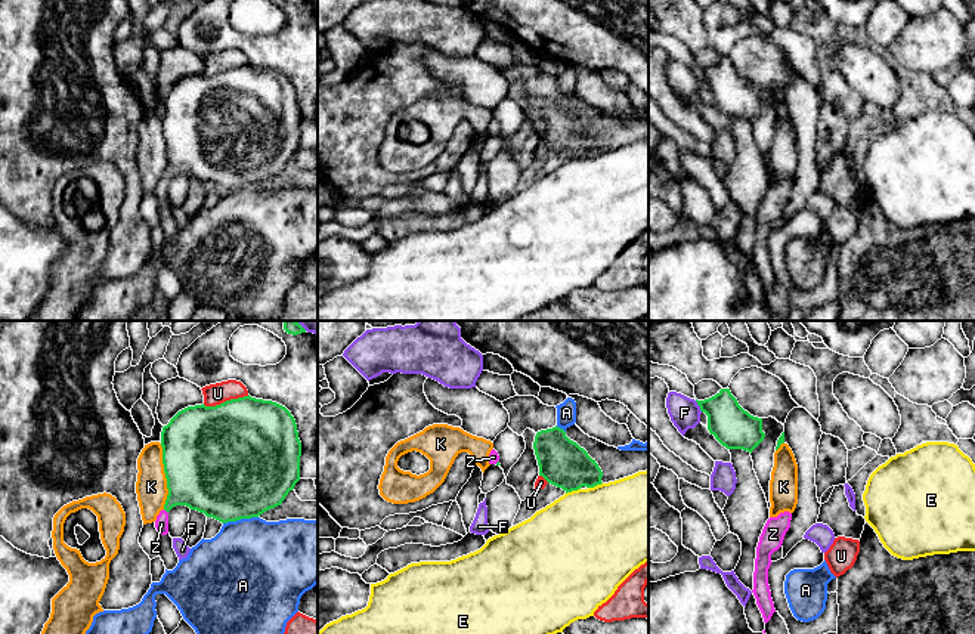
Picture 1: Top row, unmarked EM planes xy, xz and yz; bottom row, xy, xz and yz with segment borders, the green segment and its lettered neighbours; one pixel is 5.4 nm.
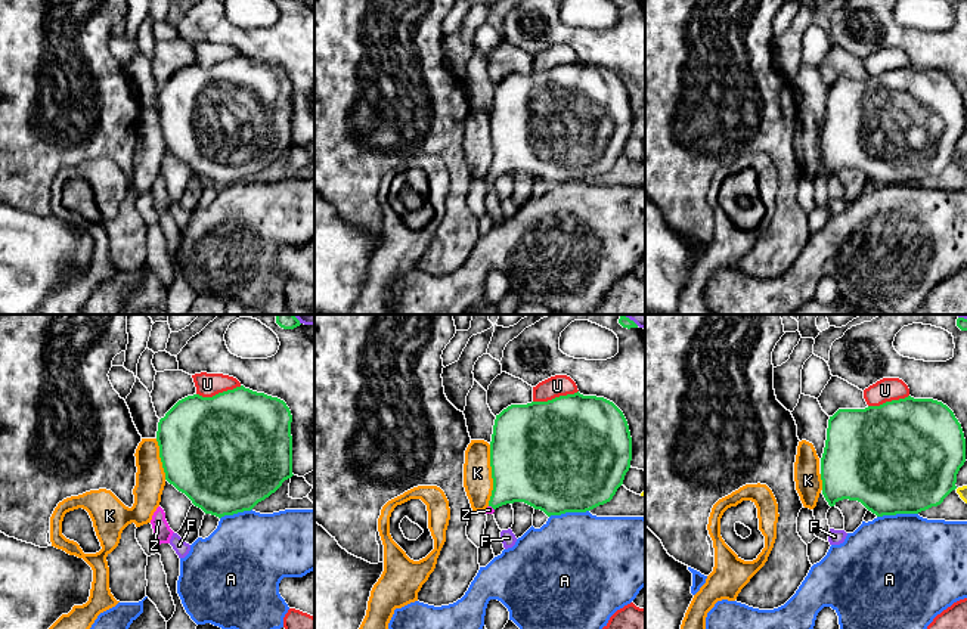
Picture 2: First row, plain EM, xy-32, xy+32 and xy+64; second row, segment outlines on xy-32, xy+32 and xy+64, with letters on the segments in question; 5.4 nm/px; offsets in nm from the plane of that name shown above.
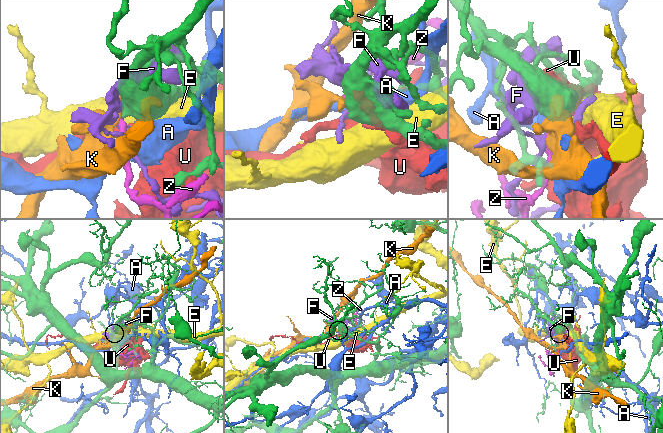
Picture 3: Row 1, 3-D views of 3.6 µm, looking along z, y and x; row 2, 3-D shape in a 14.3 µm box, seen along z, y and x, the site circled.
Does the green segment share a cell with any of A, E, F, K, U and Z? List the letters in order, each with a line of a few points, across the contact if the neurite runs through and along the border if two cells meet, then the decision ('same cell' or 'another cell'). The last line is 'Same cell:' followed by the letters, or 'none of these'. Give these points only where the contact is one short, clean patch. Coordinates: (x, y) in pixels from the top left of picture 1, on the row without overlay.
A: another cell
E: another cell
F: another cell
K: another cell
U: another cell
Z: line xy (197, 145), (166, 179), (161, 192); same cell
Same cell: Z

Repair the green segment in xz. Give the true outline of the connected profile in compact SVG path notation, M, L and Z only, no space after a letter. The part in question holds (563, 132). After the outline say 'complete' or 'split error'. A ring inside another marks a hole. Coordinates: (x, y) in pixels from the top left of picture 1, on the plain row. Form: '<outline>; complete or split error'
M557 95L538 100L533 118L539 145L566 163L603 152L603 140L595 129Z; complete

